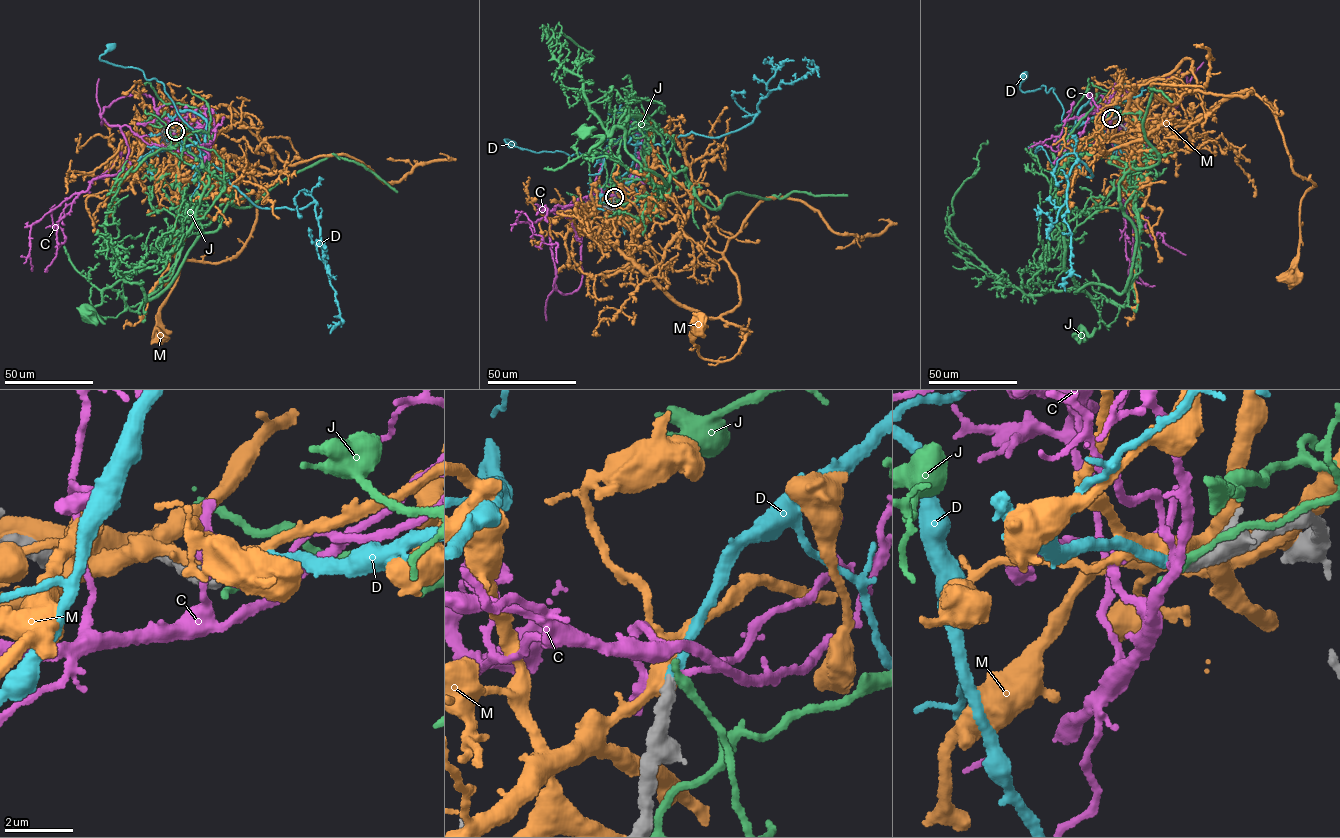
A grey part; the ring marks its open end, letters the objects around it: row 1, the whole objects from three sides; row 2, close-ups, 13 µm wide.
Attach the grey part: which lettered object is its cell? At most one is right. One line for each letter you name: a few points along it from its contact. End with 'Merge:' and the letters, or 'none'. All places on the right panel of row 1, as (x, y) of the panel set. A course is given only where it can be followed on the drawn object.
Merge: D

